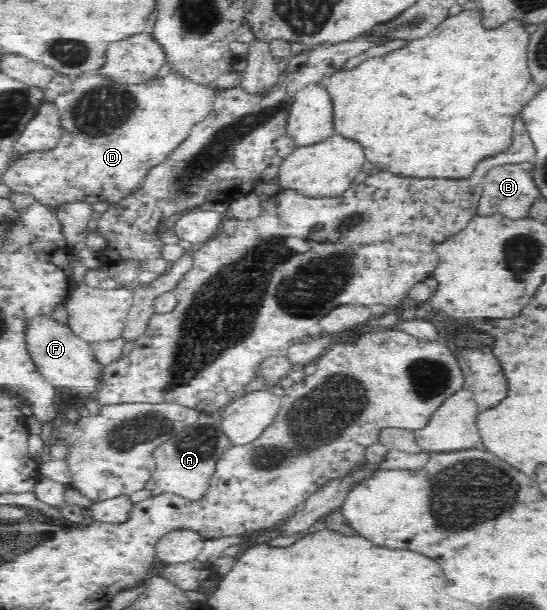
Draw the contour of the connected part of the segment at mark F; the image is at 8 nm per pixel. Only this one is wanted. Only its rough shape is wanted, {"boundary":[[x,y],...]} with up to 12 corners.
{"boundary":[[50,315],[26,321],[24,343],[44,381],[95,395],[106,367]]}

